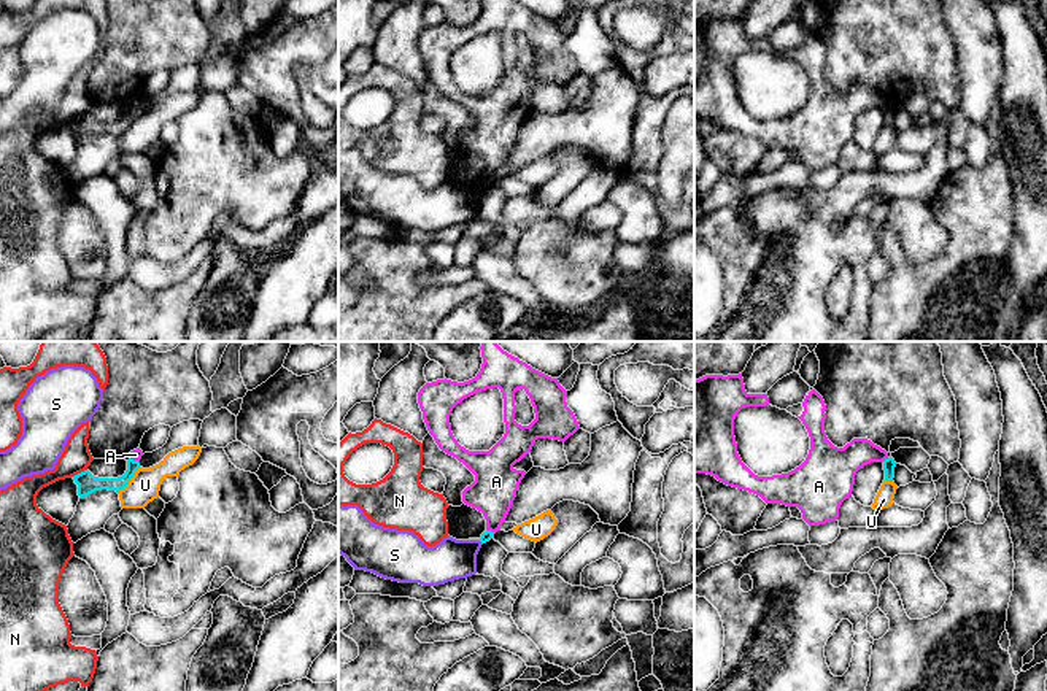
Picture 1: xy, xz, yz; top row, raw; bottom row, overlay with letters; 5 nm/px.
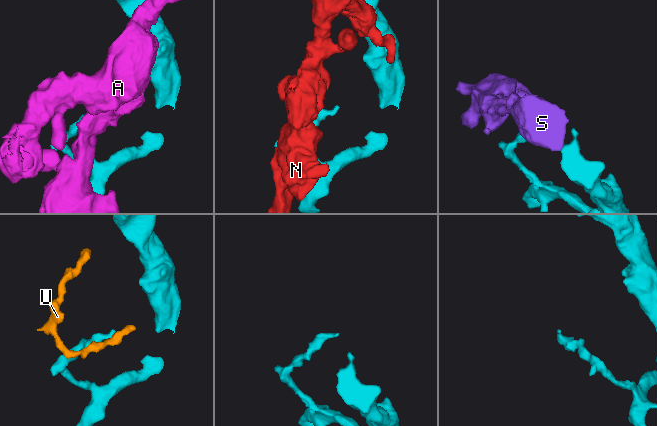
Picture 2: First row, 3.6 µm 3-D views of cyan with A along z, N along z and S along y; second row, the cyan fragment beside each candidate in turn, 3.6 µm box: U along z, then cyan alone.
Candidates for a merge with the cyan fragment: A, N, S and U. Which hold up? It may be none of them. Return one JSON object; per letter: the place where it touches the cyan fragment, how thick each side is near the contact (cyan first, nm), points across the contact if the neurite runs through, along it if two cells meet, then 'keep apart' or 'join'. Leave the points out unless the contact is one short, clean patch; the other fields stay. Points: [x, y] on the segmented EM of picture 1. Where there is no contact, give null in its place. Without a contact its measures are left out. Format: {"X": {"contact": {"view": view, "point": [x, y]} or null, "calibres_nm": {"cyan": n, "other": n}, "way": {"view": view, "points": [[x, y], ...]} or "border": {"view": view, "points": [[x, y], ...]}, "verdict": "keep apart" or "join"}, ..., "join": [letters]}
{"A": {"contact": {"view": "yz", "point": [885, 459]}, "calibres_nm": {"cyan": 60, "other": 190}, "border": {"view": "yz", "points": [[888, 458], [882, 461]]}, "verdict": "keep apart"}, "N": {"contact": {"view": "xy", "point": [78, 474]}, "calibres_nm": {"cyan": 100, "other": 150}, "verdict": "keep apart"}, "S": {"contact": null, "verdict": "keep apart"}, "U": {"contact": {"view": "xy", "point": [131, 478]}, "calibres_nm": {"cyan": 100, "other": 160}, "border": {"view": "xy", "points": [[140, 467], [118, 493]]}, "verdict": "keep apart"}, "join": []}

